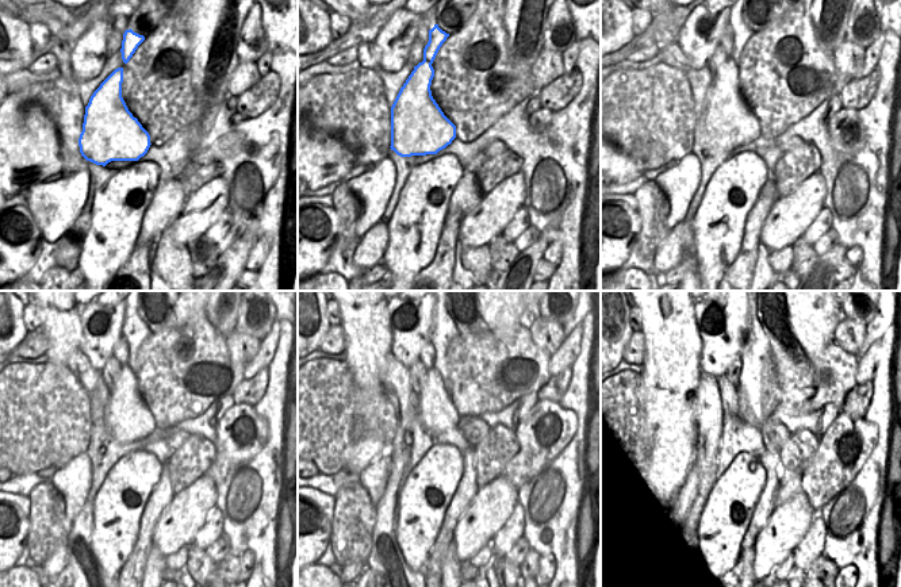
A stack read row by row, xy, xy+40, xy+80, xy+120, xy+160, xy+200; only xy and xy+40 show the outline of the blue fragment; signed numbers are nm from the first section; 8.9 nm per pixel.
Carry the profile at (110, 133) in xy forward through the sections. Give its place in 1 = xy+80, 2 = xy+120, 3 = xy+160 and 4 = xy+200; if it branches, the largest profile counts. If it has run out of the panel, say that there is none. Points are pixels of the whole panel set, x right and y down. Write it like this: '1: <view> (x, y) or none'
1: xy+80 (729, 122)
2: xy+120 (126, 414)
3: xy+160 (437, 413)
4: xy+200 (755, 405)

